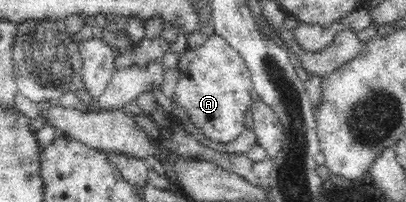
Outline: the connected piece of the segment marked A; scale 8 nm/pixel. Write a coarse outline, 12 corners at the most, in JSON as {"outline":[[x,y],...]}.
{"outline":[[210,33],[187,48],[172,100],[214,142],[245,129],[244,58]]}

